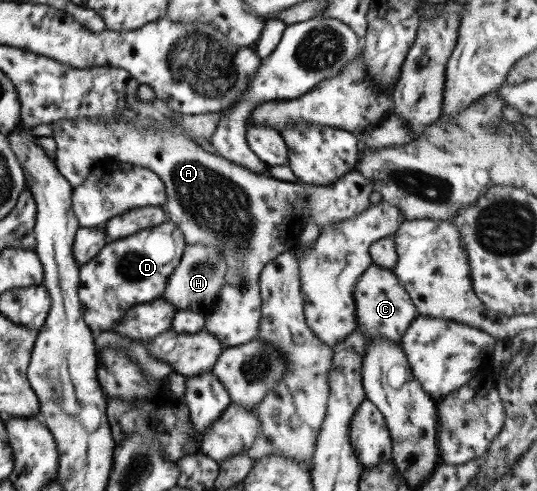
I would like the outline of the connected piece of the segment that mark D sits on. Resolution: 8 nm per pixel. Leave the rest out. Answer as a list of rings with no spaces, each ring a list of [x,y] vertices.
[[[167,221],[104,245],[93,259],[80,266],[78,295],[87,325],[96,334],[111,331],[127,310],[162,297],[167,278],[181,261],[186,244],[181,229]]]

